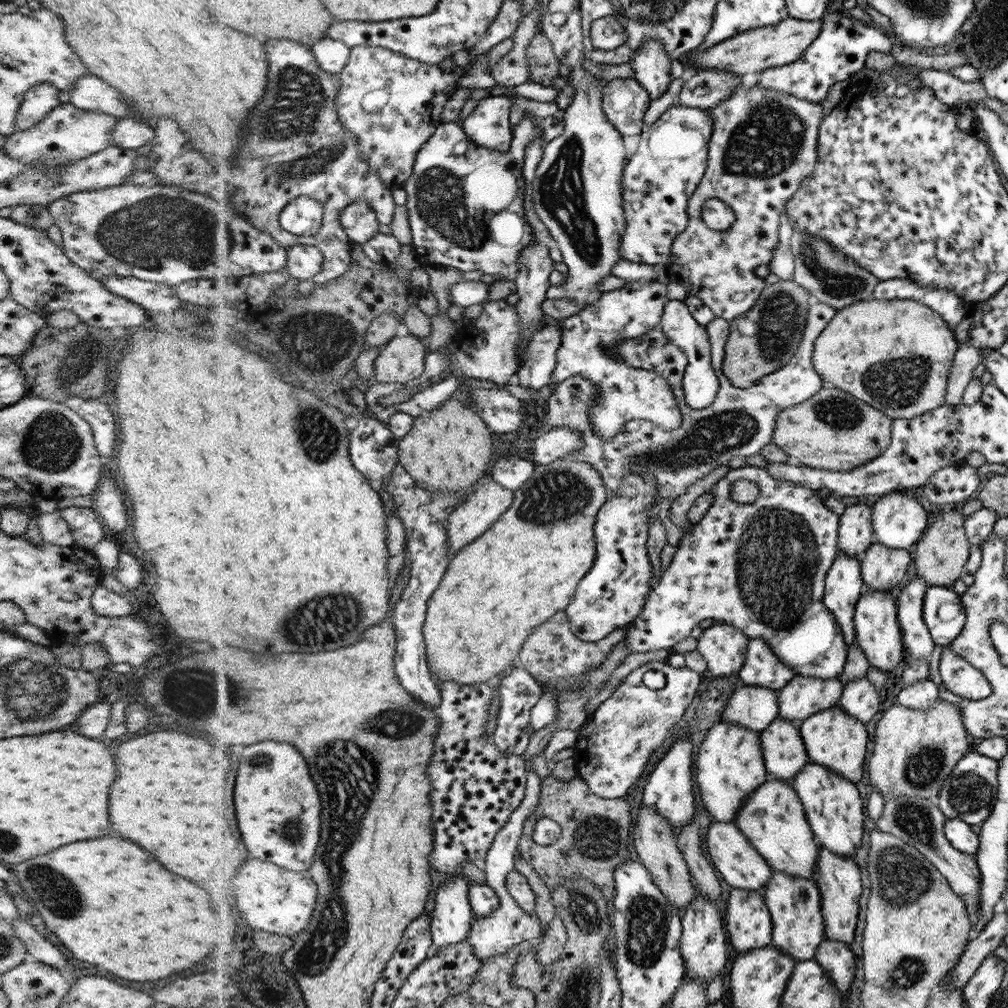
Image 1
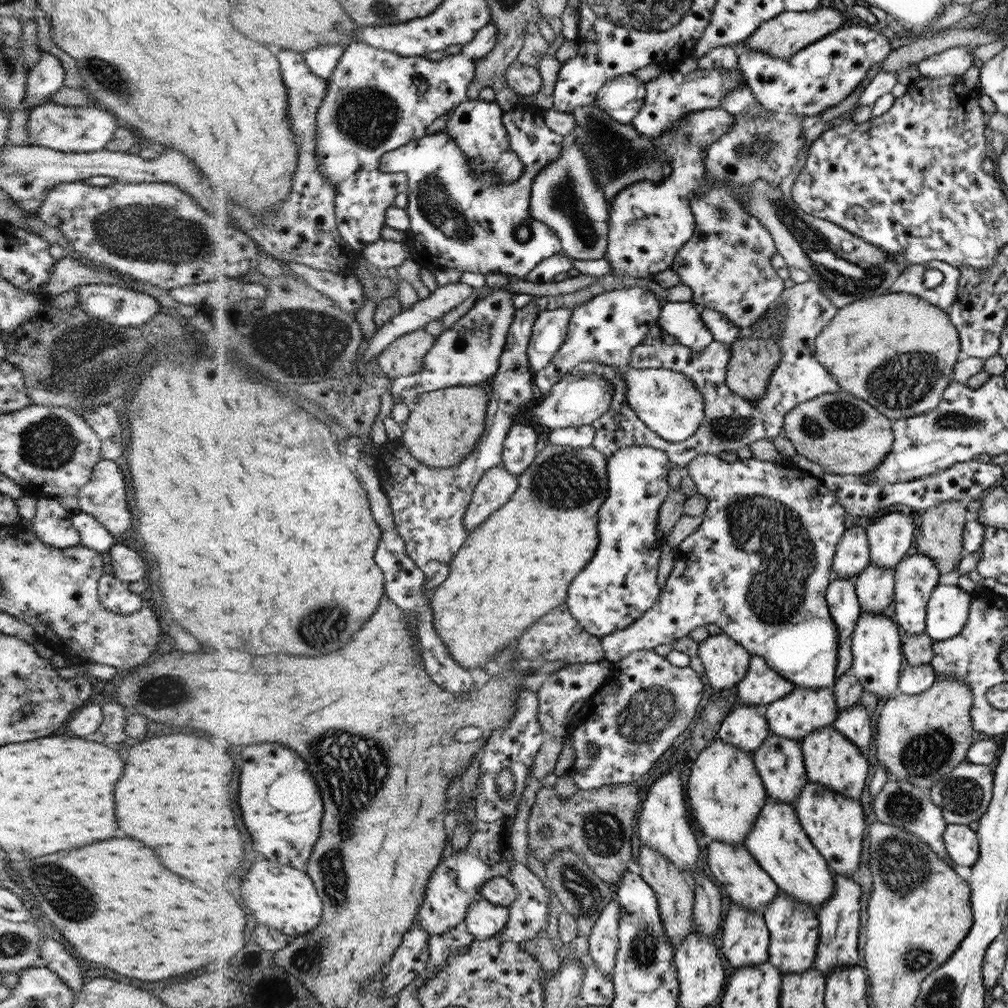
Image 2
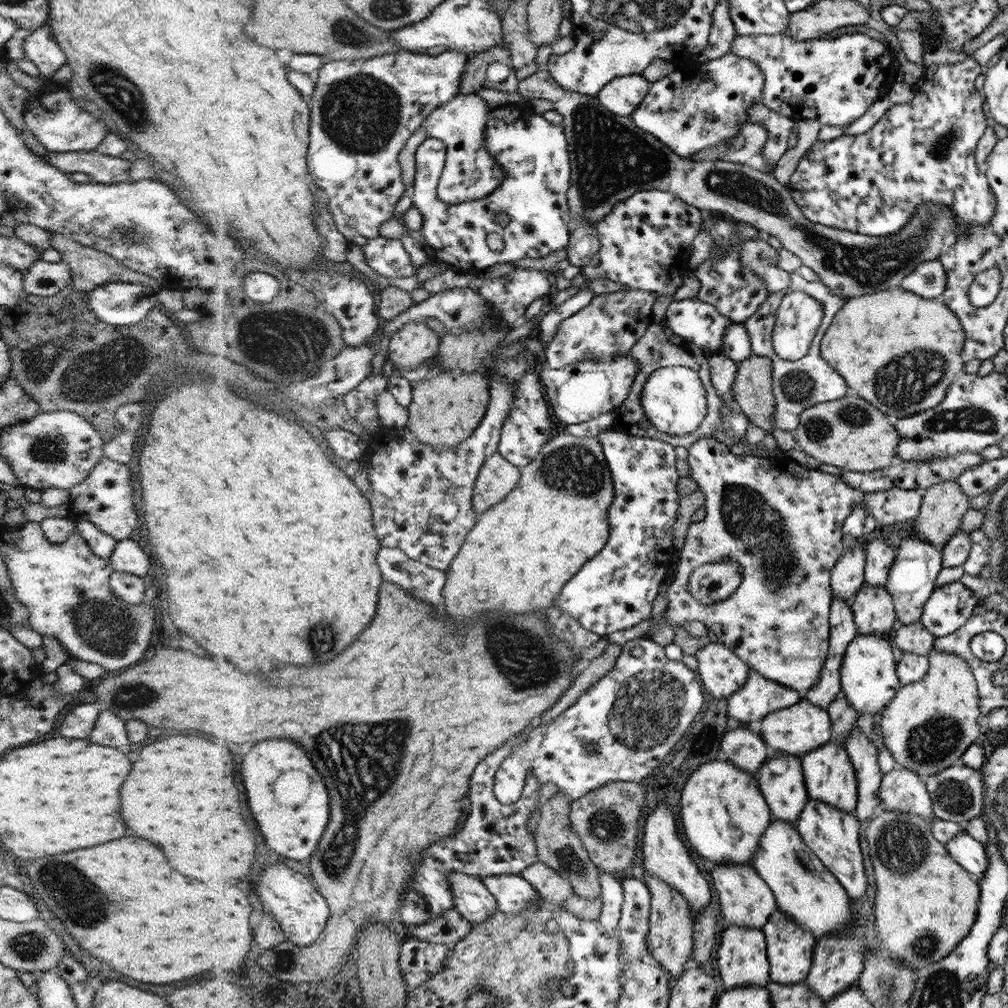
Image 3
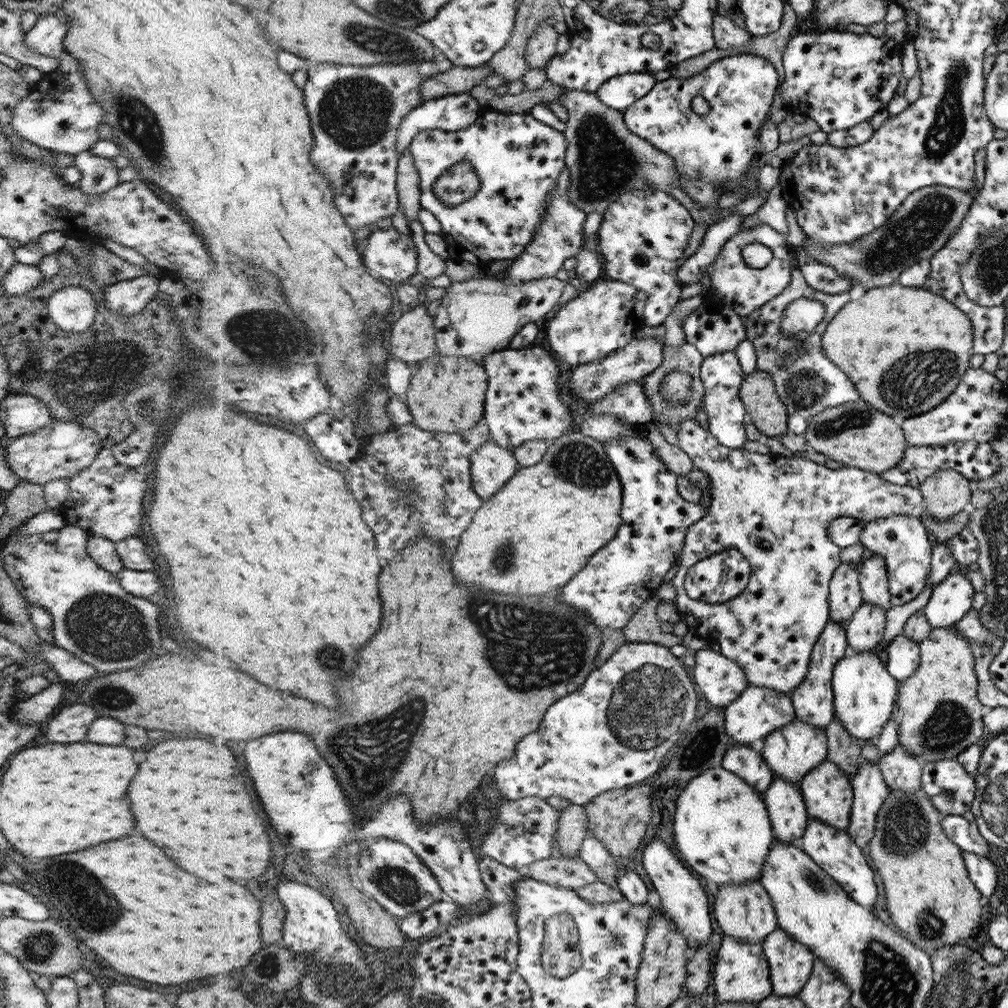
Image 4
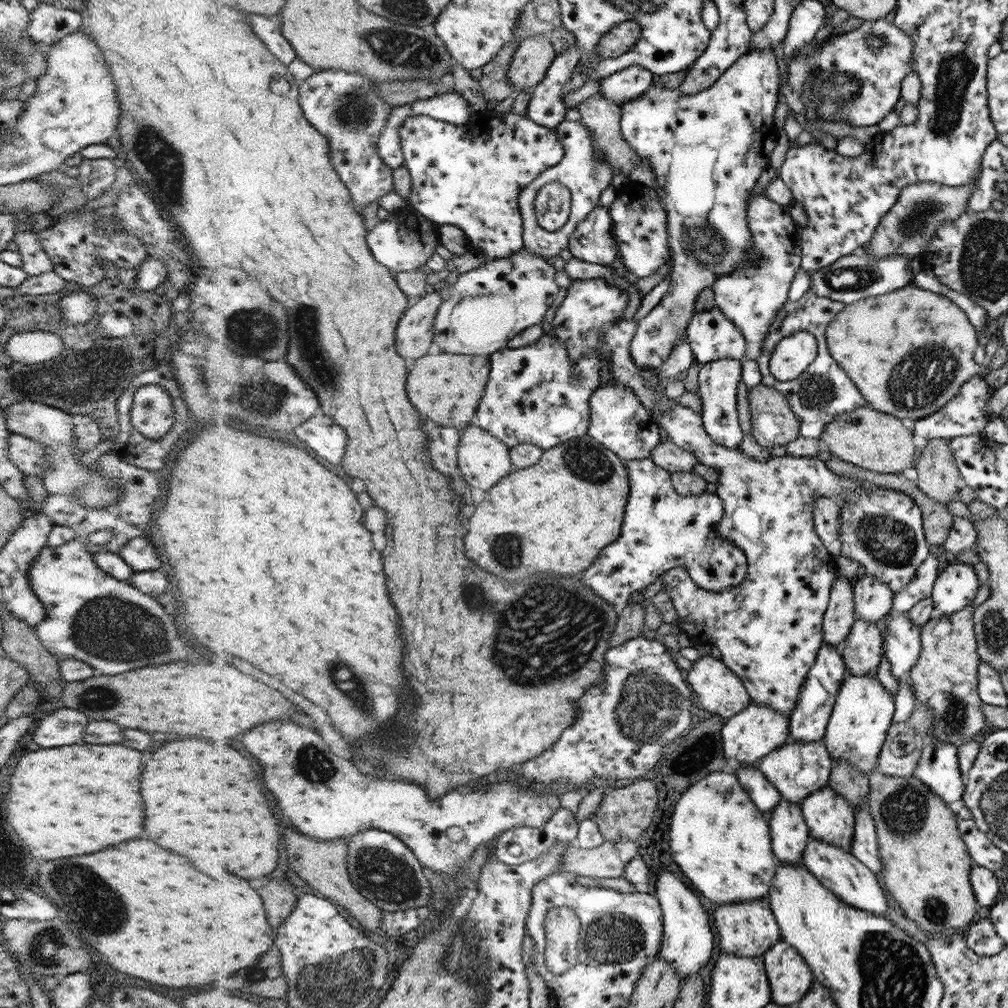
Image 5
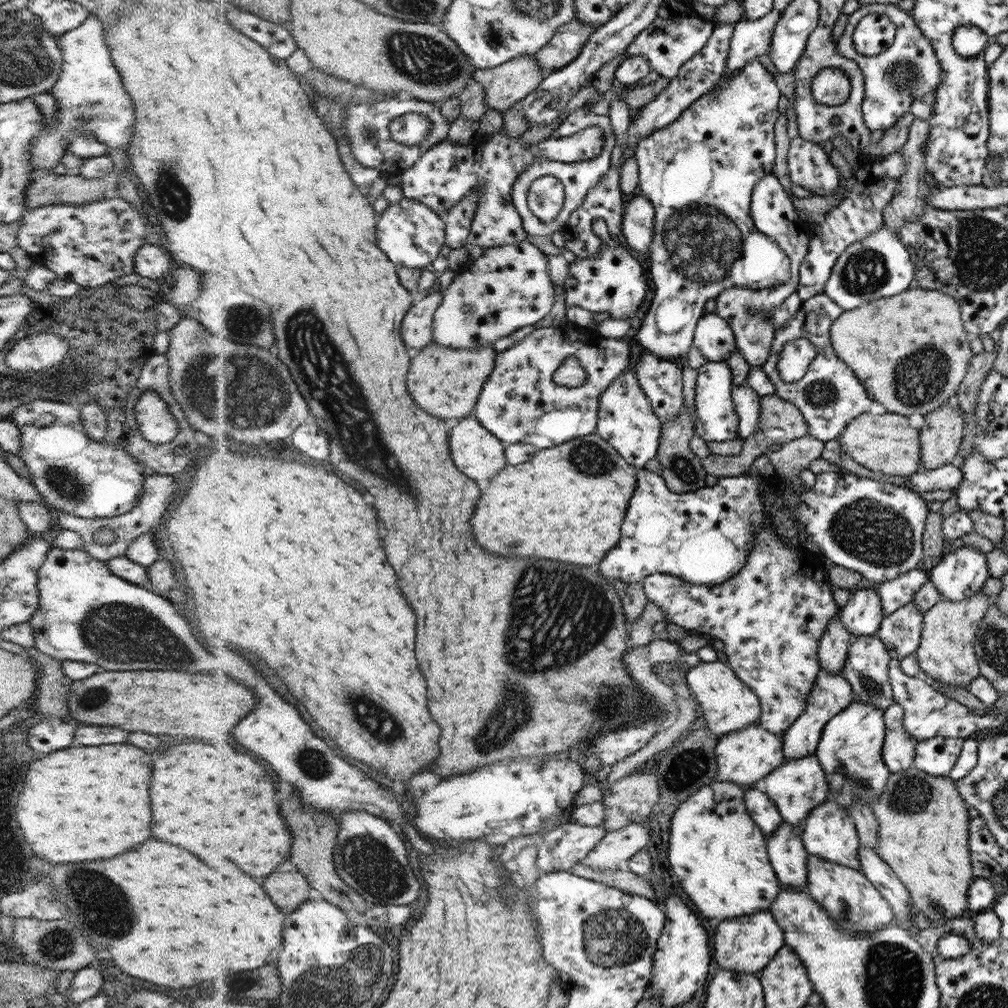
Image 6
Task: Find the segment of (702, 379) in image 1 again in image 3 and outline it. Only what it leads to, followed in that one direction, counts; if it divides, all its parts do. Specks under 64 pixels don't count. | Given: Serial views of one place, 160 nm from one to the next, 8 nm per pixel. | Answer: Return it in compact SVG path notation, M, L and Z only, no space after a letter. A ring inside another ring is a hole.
M697 297L674 300L665 312L664 324L680 339L701 347L710 354L722 348L724 334L734 322L722 316L715 306Z

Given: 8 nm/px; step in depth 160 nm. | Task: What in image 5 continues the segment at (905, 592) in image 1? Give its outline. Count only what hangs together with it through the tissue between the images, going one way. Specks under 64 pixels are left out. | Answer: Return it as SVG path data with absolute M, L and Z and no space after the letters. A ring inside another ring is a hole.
M870 486L870 489L849 490L838 504L841 506L840 555L859 562L863 572L883 580L893 592L909 586L930 554L922 528L922 511L912 497L898 490Z

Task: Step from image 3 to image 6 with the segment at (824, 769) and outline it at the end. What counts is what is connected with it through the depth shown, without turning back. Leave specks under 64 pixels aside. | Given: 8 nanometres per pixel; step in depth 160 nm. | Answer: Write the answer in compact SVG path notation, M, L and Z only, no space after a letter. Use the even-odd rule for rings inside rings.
M824 801L820 807L812 810L811 815L804 820L801 826L801 835L804 848L808 855L818 855L822 860L852 868L852 870L861 871L862 862L860 862L859 848L861 844L858 840L858 834L850 815L836 804L836 801Z

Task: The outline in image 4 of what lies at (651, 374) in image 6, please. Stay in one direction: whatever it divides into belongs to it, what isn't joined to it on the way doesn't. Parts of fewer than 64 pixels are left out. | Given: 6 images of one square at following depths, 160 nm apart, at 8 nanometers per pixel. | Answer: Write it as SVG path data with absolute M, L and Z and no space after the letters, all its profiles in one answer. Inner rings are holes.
M692 418L683 420L681 424L678 424L678 428L677 438L679 440L679 447L683 452L686 452L686 455L692 460L695 468L704 471L710 479L708 488L711 496L711 504L710 507L706 509L707 513L700 520L692 523L691 526L687 528L687 539L684 541L684 552L681 552L680 564L678 568L676 568L676 574L671 580L675 590L673 602L677 606L681 618L686 621L688 631L701 638L717 642L718 646L720 646L720 652L723 653L724 656L736 661L736 664L739 664L744 668L744 672L746 672L745 675L747 676L750 685L758 685L759 687L769 688L770 691L790 695L808 674L812 649L814 648L815 642L822 635L828 622L830 622L830 582L832 575L835 574L835 570L840 564L841 548L836 546L836 544L830 540L830 535L828 534L829 524L841 516L851 516L852 518L860 519L864 523L878 520L879 518L890 518L896 514L918 516L921 518L926 507L923 502L923 493L920 492L919 487L890 484L878 473L865 472L863 469L846 466L839 470L831 470L830 468L826 468L826 466L820 466L820 464L815 464L810 460L802 458L800 454L792 454L791 457L783 457L772 454L766 455L747 452L747 450L742 447L738 449L728 448L721 445L719 440L709 430L705 430L698 421ZM727 549L739 550L748 559L751 568L751 577L749 578L744 592L734 599L727 600L726 602L717 605L701 604L692 600L692 598L688 597L688 594L684 592L687 572L699 560Z

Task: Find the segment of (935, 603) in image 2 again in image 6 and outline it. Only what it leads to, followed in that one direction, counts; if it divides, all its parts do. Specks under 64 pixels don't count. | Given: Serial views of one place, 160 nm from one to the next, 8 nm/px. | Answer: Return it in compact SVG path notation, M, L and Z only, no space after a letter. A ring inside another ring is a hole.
M967 546L951 550L931 563L928 575L942 598L954 602L979 592L991 577L987 555Z

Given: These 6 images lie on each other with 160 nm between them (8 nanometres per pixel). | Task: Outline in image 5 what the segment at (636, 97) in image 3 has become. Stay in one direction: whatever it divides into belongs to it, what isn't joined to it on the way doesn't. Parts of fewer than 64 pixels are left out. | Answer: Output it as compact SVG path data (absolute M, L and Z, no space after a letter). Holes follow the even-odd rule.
M630 66L601 78L597 96L620 105L628 102L630 98L636 98L654 84L654 73L641 66Z

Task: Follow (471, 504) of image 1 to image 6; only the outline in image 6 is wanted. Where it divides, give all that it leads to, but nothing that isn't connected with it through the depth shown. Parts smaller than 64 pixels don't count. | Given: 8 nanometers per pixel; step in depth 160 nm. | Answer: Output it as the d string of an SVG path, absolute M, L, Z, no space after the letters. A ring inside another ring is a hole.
M474 415L461 419L452 429L451 449L460 470L483 485L506 467L502 441Z

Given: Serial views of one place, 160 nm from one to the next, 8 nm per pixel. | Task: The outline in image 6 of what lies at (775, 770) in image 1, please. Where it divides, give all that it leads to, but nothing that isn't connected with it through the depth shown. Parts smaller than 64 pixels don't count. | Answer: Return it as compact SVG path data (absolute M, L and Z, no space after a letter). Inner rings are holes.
M783 822L776 828L767 846L772 868L781 888L804 889L807 886L810 856L804 848L801 831Z

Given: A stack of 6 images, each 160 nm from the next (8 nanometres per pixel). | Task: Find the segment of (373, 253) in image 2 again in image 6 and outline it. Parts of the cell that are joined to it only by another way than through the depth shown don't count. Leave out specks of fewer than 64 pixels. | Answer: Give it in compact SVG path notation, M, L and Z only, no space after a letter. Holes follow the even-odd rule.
M404 197L402 202L391 204L379 215L377 237L379 247L397 264L403 268L429 269L442 254L442 248L447 245L447 222L442 214L434 212L427 204L415 198Z

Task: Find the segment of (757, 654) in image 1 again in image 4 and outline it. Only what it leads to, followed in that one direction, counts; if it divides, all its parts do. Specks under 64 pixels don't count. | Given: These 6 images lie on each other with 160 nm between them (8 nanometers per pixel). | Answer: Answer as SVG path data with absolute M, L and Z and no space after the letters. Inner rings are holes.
M750 685L738 699L725 708L725 730L732 743L760 747L766 735L790 723L795 717L795 705L791 695Z

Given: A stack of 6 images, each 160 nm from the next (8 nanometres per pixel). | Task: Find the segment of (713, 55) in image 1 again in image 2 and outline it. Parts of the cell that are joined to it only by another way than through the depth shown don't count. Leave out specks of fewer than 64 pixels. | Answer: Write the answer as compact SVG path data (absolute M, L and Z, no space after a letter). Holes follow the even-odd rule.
M821 6L810 12L783 12L776 18L762 24L750 38L744 40L743 43L738 43L735 47L739 52L742 52L744 48L753 48L753 50L767 52L774 58L788 58L812 43L823 39L830 32L838 30L842 26L842 22L844 22L842 13L832 9L832 7Z

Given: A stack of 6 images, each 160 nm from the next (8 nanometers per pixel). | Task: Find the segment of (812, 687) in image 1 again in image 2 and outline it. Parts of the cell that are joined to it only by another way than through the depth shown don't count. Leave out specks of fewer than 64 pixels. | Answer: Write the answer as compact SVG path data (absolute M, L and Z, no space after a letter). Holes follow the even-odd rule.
M829 687L800 688L783 696L782 699L770 703L765 713L768 721L769 732L778 736L790 737L792 740L802 743L802 739L809 732L832 725L838 718L838 704L835 693Z

